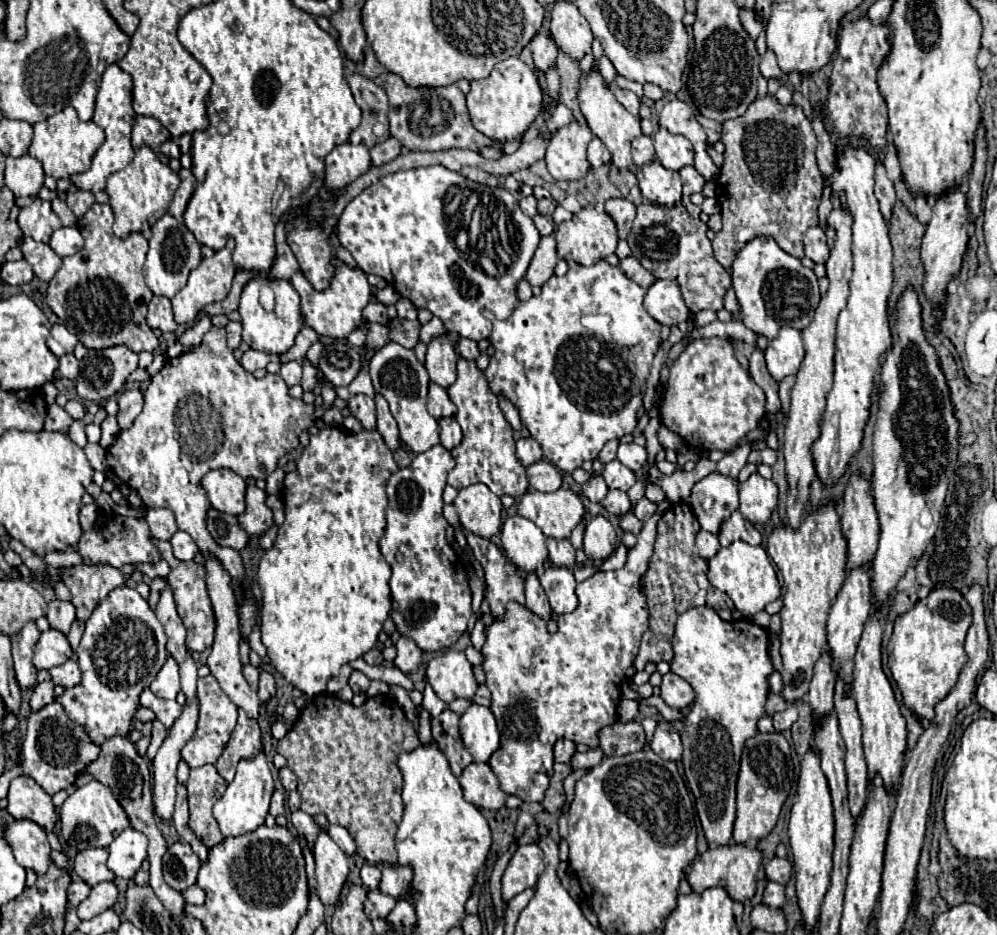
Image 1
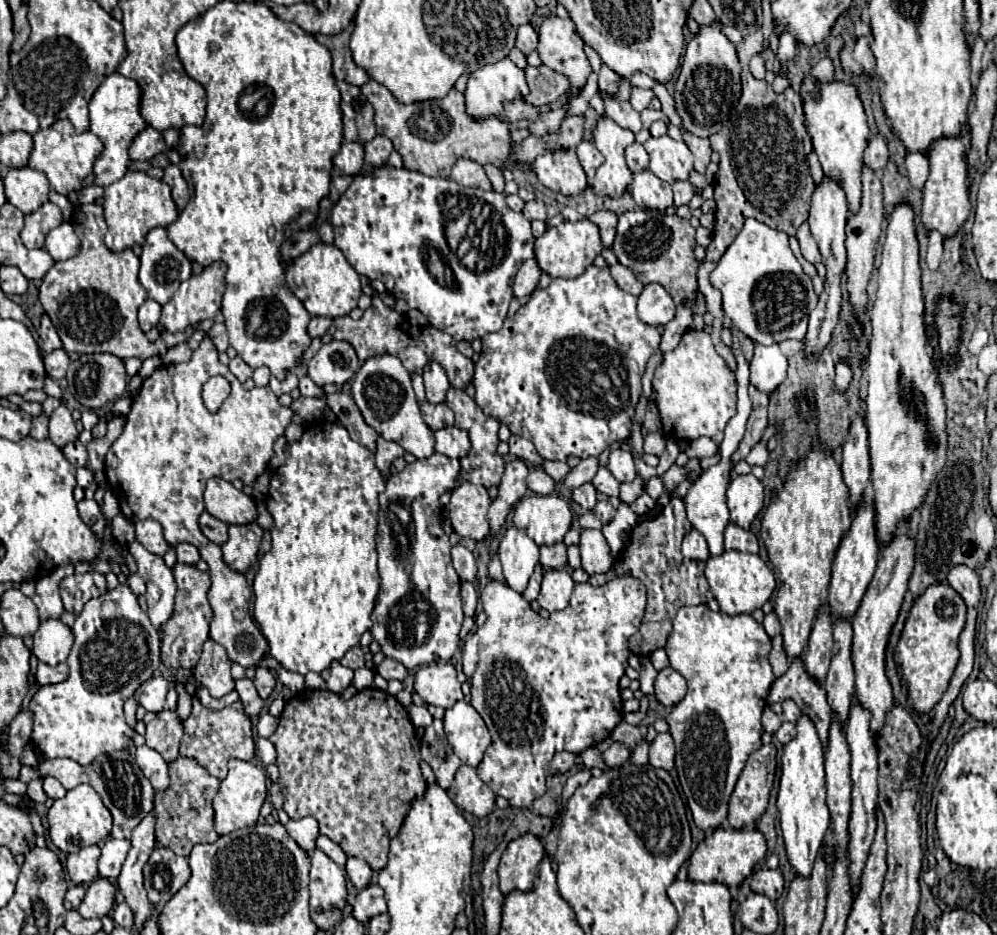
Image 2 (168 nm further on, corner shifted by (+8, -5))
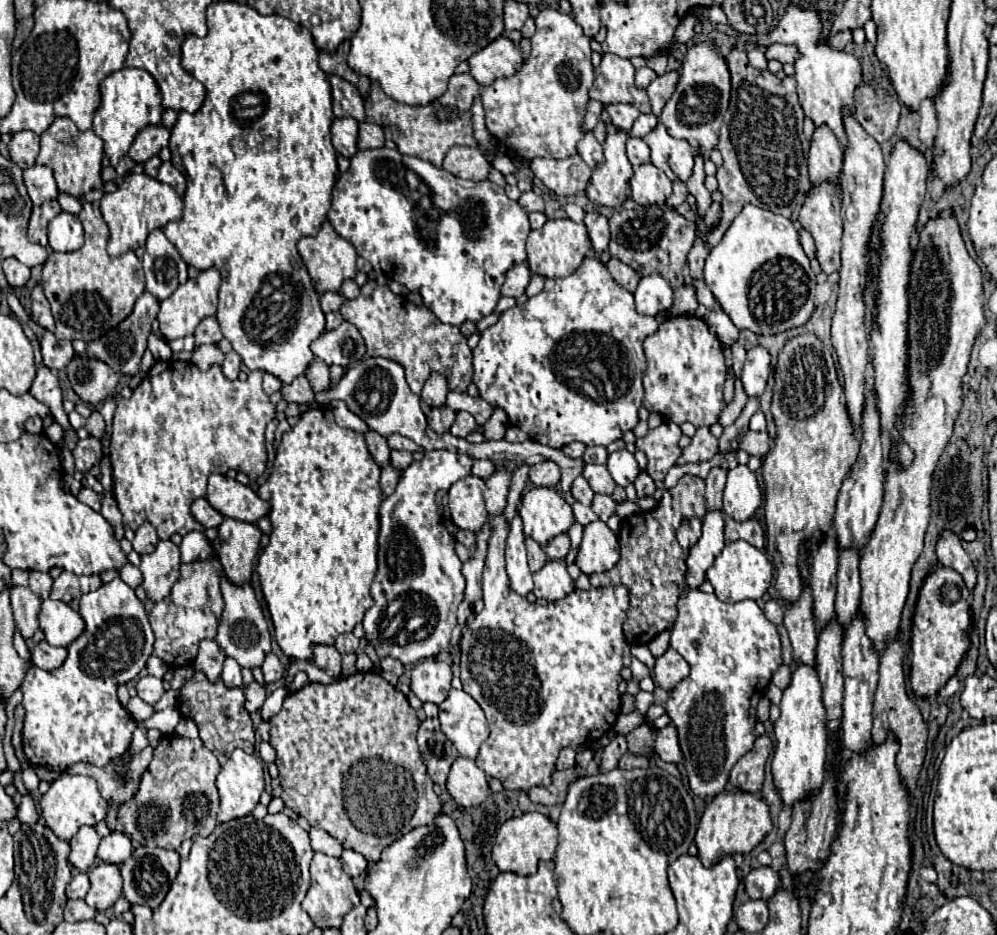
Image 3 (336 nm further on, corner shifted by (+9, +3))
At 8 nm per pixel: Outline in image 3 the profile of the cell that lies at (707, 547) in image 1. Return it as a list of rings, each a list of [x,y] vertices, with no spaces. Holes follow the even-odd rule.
[[[699,517],[685,519],[681,523],[681,527],[677,529],[677,541],[685,551],[689,551],[689,547],[693,547],[699,537],[701,537],[701,519]]]

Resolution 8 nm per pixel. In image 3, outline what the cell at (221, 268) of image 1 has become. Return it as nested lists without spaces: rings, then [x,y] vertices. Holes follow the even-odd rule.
[[[207,269],[207,271],[201,271],[197,279],[189,279],[171,297],[167,297],[165,301],[161,301],[161,311],[157,315],[161,337],[165,341],[173,341],[173,339],[179,339],[179,337],[193,335],[193,331],[201,323],[201,319],[213,317],[215,311],[217,311],[219,283],[221,283],[219,271],[217,269]]]

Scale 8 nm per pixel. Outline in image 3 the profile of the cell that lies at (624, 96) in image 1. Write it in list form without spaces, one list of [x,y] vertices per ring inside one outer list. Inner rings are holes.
[[[623,103],[609,105],[609,107],[607,107],[607,113],[609,113],[613,125],[615,125],[617,129],[625,129],[627,133],[631,131],[633,121],[639,117],[639,111],[637,111],[633,105],[623,105]]]

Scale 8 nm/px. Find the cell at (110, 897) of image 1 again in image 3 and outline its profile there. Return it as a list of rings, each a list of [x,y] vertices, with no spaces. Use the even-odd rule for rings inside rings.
[[[99,863],[89,869],[91,889],[85,897],[87,905],[95,911],[105,911],[121,897],[121,873],[117,865]]]

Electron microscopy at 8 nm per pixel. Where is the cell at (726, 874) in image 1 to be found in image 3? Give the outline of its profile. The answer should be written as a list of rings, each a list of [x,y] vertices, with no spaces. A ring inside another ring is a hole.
[[[731,789],[723,791],[717,797],[713,797],[705,811],[703,817],[697,825],[697,835],[695,843],[699,847],[699,859],[703,861],[705,867],[709,867],[713,861],[719,861],[723,855],[731,853],[749,853],[767,833],[771,831],[771,817],[769,817],[769,805],[765,803],[763,797],[745,793],[741,789]]]

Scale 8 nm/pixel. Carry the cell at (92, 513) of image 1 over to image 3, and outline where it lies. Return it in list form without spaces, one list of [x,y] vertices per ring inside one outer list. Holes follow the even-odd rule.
[[[83,487],[83,489],[79,491],[77,499],[79,499],[81,503],[89,505],[89,507],[95,509],[95,511],[101,511],[101,495],[99,495],[97,491],[93,491],[91,487]]]

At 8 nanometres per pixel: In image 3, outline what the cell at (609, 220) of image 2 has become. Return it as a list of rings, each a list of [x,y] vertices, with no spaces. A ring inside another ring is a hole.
[[[587,213],[585,215],[585,225],[589,229],[589,239],[591,239],[591,249],[601,255],[607,245],[609,245],[609,225],[607,225],[607,217],[599,215],[599,213]]]

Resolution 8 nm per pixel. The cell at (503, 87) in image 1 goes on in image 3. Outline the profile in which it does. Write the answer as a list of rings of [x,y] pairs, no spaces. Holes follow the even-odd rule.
[[[505,35],[497,37],[497,41],[491,41],[485,49],[469,57],[471,75],[481,85],[491,85],[499,77],[509,77],[517,73],[521,63],[523,63],[523,57],[519,47]]]

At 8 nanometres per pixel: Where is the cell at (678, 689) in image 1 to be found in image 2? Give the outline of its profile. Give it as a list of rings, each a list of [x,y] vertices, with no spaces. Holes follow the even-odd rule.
[[[666,667],[658,673],[654,687],[656,687],[656,699],[668,707],[674,707],[686,695],[684,677],[678,671],[674,671],[672,667]]]

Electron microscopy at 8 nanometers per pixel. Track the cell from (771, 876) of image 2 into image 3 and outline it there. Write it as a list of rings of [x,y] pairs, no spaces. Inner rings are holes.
[[[771,867],[753,869],[745,877],[745,891],[747,891],[749,899],[763,899],[763,901],[767,901],[769,897],[773,897],[773,893],[779,889],[779,885],[781,885],[781,879],[779,879],[779,875]]]

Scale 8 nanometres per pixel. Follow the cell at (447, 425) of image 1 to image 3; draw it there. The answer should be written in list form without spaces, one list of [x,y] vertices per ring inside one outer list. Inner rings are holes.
[[[459,411],[457,413],[457,419],[455,419],[455,423],[451,425],[451,435],[455,435],[455,437],[467,437],[469,433],[473,433],[473,431],[477,431],[477,421],[475,421],[475,417],[471,415],[471,413],[465,413],[465,411]]]

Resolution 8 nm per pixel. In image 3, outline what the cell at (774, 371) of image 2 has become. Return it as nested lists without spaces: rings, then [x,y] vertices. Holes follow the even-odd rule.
[[[763,347],[747,351],[747,359],[741,371],[741,383],[749,397],[759,397],[771,375],[771,357]]]

